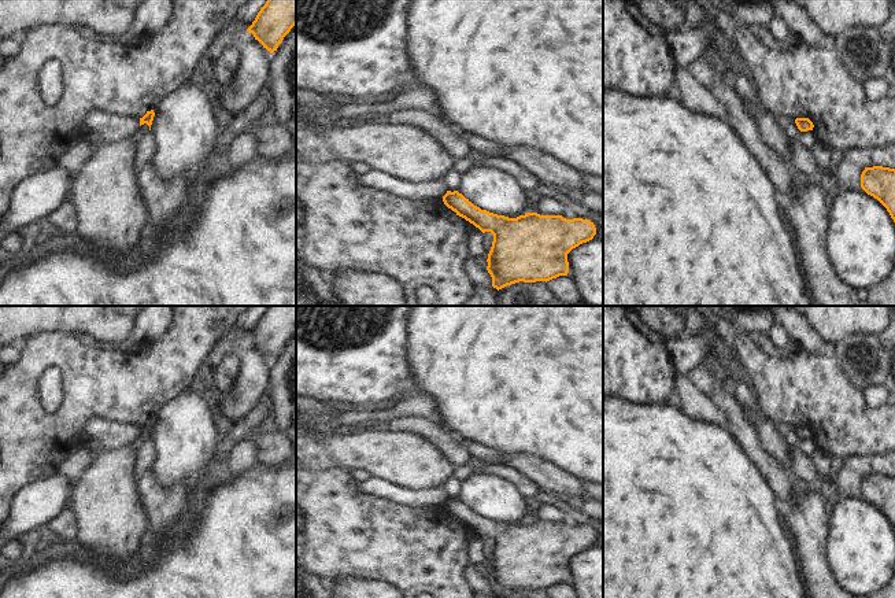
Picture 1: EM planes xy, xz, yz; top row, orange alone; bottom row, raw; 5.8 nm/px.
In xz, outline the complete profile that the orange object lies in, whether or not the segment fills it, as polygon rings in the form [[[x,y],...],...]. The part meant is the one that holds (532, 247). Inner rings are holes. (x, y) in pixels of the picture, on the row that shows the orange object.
[[[447,191],[443,202],[482,233],[493,235],[487,270],[498,291],[519,281],[547,283],[567,276],[567,254],[596,235],[589,219],[537,213],[508,218],[481,210],[458,191]]]

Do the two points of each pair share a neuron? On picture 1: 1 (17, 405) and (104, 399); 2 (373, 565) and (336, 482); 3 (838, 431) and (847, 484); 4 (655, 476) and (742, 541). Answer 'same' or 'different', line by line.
1: same
2: same
3: different
4: same

